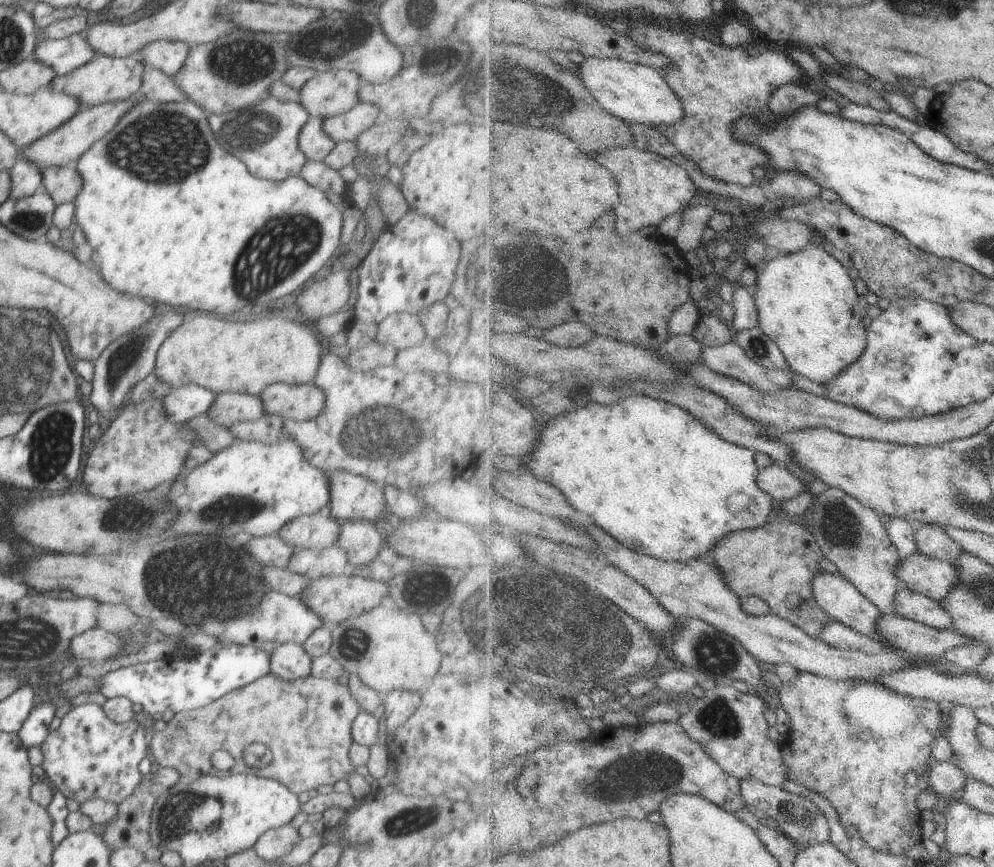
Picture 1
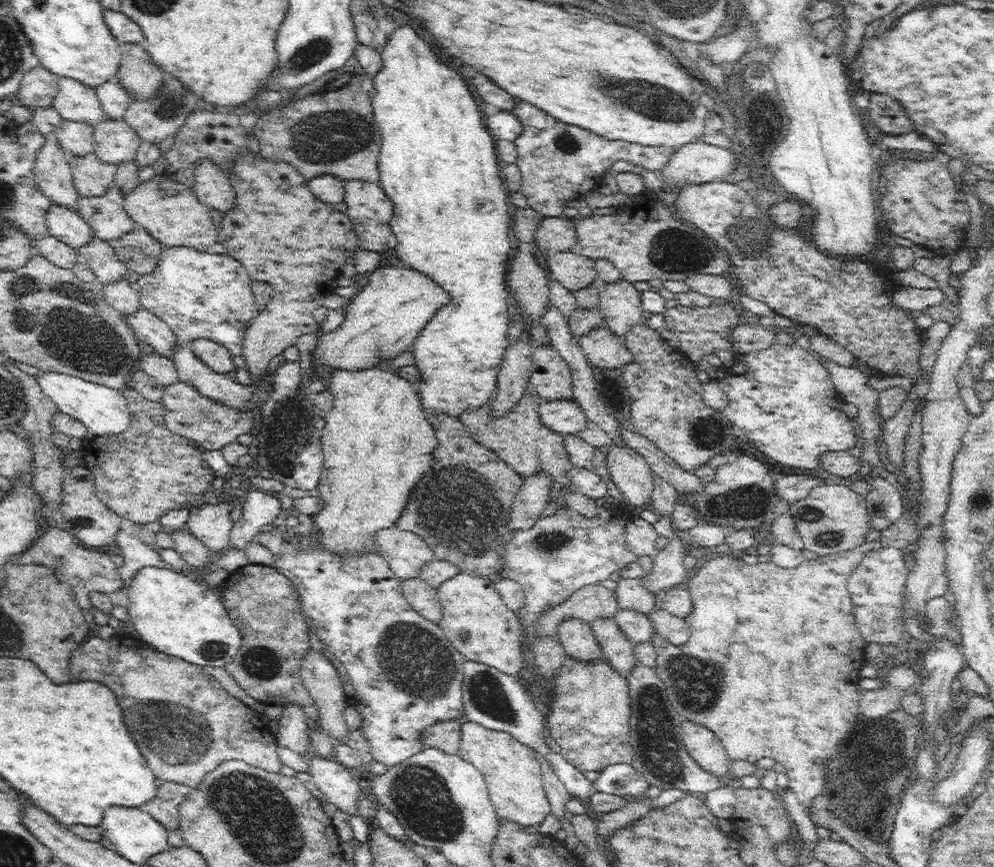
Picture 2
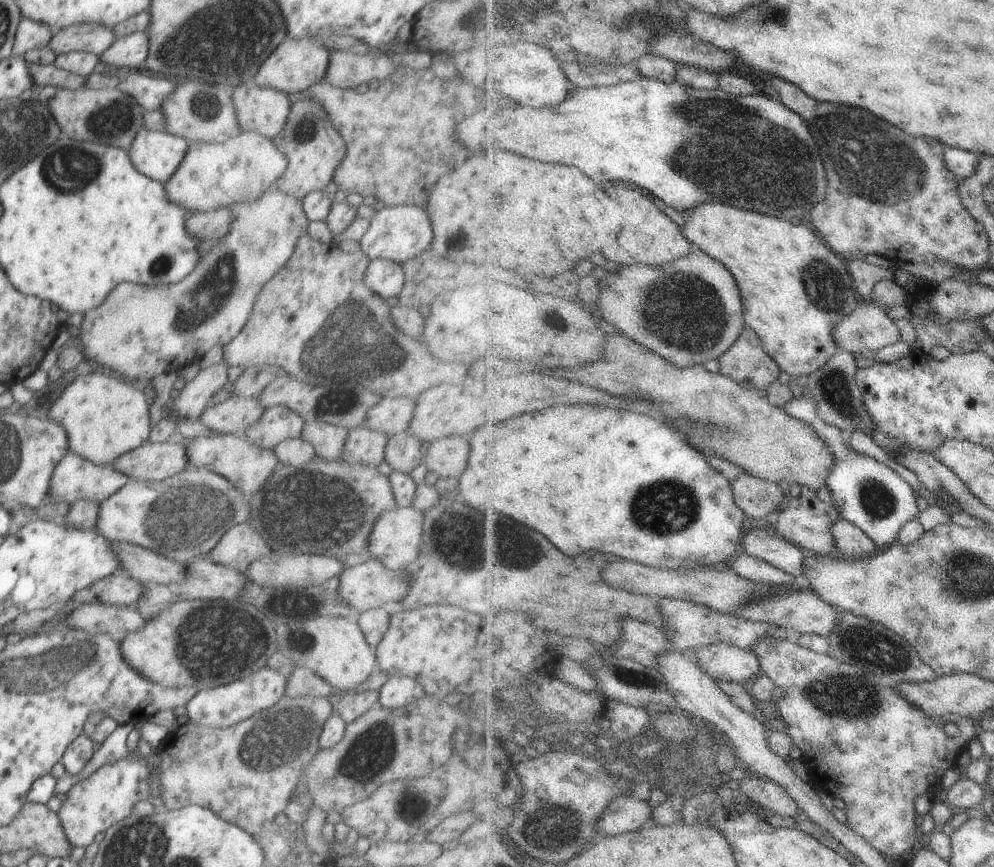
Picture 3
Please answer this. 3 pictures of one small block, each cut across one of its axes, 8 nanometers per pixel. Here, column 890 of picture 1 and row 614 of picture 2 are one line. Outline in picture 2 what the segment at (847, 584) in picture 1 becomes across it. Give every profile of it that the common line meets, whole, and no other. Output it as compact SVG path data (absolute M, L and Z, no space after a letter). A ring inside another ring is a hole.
M621 579L613 591L616 600L616 610L632 610L648 615L657 608L656 601L637 579Z

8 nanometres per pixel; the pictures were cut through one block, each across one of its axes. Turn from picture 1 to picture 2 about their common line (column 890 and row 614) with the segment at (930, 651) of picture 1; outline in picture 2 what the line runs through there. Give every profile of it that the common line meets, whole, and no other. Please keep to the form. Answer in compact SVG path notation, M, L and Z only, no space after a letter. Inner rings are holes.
M618 609L613 618L620 627L620 632L632 646L651 642L654 630L647 615Z

